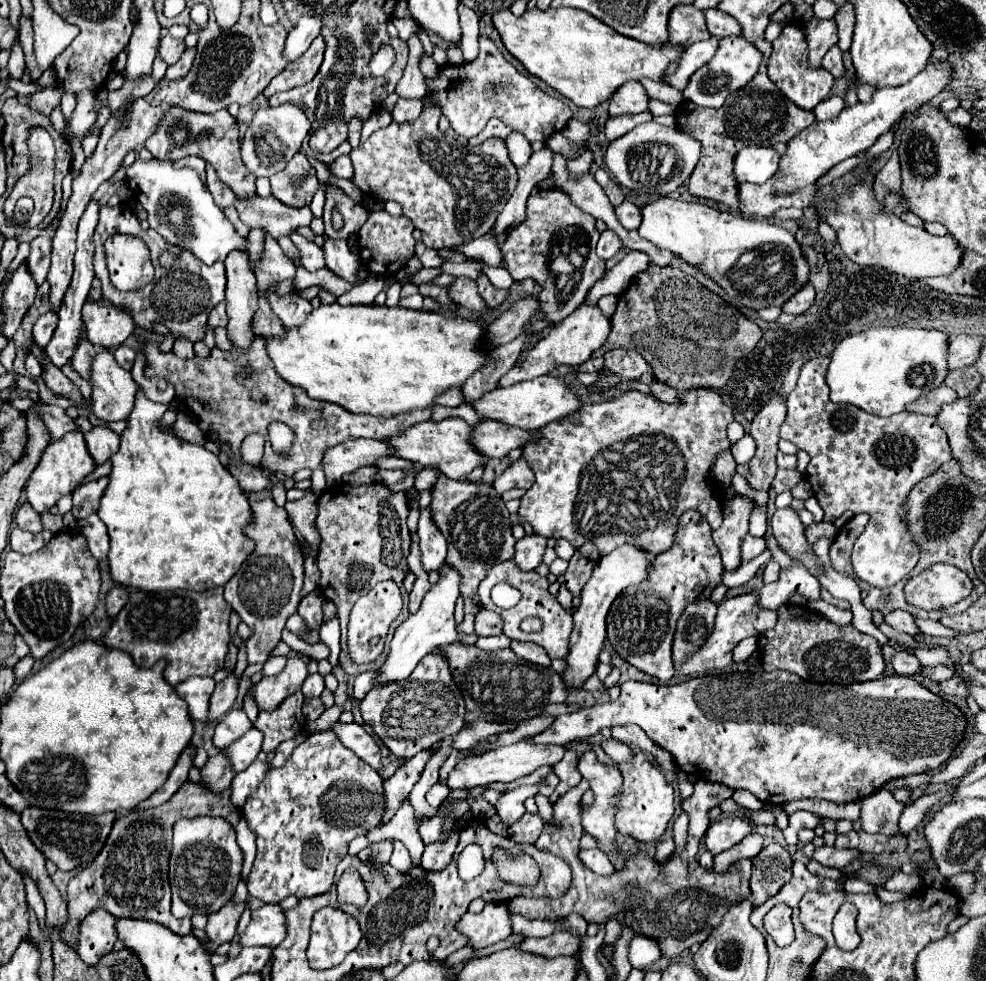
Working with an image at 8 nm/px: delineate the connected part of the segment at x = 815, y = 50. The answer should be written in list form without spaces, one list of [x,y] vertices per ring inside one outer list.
[[[812,17],[810,21],[804,23],[804,33],[808,39],[808,49],[810,49],[808,61],[812,63],[812,67],[820,67],[822,55],[826,55],[826,51],[838,43],[836,21]]]

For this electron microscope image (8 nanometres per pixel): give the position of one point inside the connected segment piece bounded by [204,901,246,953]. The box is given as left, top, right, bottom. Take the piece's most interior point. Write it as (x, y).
(221, 927)

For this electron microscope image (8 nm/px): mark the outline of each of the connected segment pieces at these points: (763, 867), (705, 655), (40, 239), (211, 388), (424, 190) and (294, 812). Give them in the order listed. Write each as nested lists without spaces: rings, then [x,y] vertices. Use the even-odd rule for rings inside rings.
[[[772,843],[764,847],[752,861],[754,861],[752,877],[750,877],[752,903],[762,905],[766,899],[776,895],[790,879],[792,859],[782,845]]]
[[[744,593],[732,599],[726,599],[718,605],[718,615],[714,621],[714,629],[712,635],[708,635],[708,639],[704,641],[702,647],[698,647],[698,651],[694,651],[696,655],[690,655],[676,671],[676,675],[704,675],[708,671],[714,669],[724,669],[732,663],[732,649],[746,637],[758,637],[764,631],[772,629],[776,625],[776,613],[774,611],[766,611],[762,607],[758,607],[756,603],[756,593]]]
[[[54,219],[46,229],[40,231],[40,235],[30,243],[30,255],[26,257],[26,267],[32,273],[36,283],[44,283],[50,267],[50,243],[58,229],[58,219]]]
[[[256,337],[246,353],[240,349],[220,351],[214,347],[208,359],[200,359],[200,357],[180,359],[172,351],[170,353],[158,351],[158,343],[146,345],[146,359],[150,361],[146,375],[166,377],[176,387],[176,399],[180,399],[190,407],[192,415],[198,421],[198,427],[206,435],[216,435],[218,439],[230,443],[236,455],[236,459],[230,461],[230,473],[238,479],[240,487],[246,493],[272,489],[272,483],[266,477],[268,469],[282,471],[288,477],[292,477],[296,471],[304,467],[316,469],[328,447],[334,447],[348,439],[388,439],[392,435],[402,433],[406,427],[420,421],[428,421],[432,417],[432,407],[426,407],[424,411],[400,413],[394,415],[392,419],[376,419],[374,415],[352,415],[350,411],[344,411],[334,403],[314,401],[302,389],[292,387],[290,383],[286,383],[276,375],[264,345],[266,339]],[[272,421],[286,423],[296,435],[294,443],[286,455],[278,455],[276,451],[272,451],[270,443],[266,441],[262,469],[254,469],[242,461],[240,443],[250,433],[262,433],[264,437],[268,437],[268,425]]]
[[[426,103],[418,119],[408,123],[392,121],[386,129],[378,129],[364,143],[350,151],[356,169],[354,185],[374,201],[398,201],[404,207],[404,215],[412,219],[416,229],[422,231],[422,243],[432,249],[452,247],[488,233],[498,217],[498,209],[504,209],[506,201],[516,189],[516,167],[508,159],[504,143],[498,139],[488,139],[484,145],[480,145],[478,155],[468,147],[468,143],[460,143],[456,137],[446,133],[440,135],[440,115],[442,111],[436,107],[436,103]]]
[[[332,729],[312,733],[300,743],[284,767],[270,767],[260,787],[248,797],[242,807],[250,829],[256,831],[258,855],[248,877],[248,893],[264,903],[278,903],[288,895],[298,899],[322,895],[330,889],[334,871],[348,853],[348,845],[354,837],[366,835],[370,829],[380,827],[382,805],[382,779],[376,769],[368,767],[360,757],[356,757]]]

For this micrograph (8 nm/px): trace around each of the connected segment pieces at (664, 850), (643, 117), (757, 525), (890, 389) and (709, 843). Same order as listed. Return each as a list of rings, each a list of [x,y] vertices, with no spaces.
[[[666,839],[666,841],[658,841],[658,845],[656,845],[656,859],[662,863],[662,861],[666,861],[670,855],[672,855],[672,851],[674,851],[674,841],[672,839]]]
[[[638,113],[638,115],[620,115],[620,117],[610,117],[606,123],[606,137],[608,141],[614,141],[622,135],[626,135],[628,131],[632,131],[636,125],[648,123],[652,121],[652,113]]]
[[[752,511],[752,517],[750,517],[750,535],[754,537],[764,537],[768,525],[766,525],[766,515],[762,519],[762,513],[760,511]]]
[[[878,327],[842,339],[832,351],[826,383],[832,403],[856,405],[868,413],[890,417],[920,395],[944,383],[948,341],[942,331]]]
[[[722,815],[720,819],[712,821],[706,835],[704,835],[704,845],[712,855],[718,855],[736,843],[740,843],[752,829],[752,825],[736,815]]]

